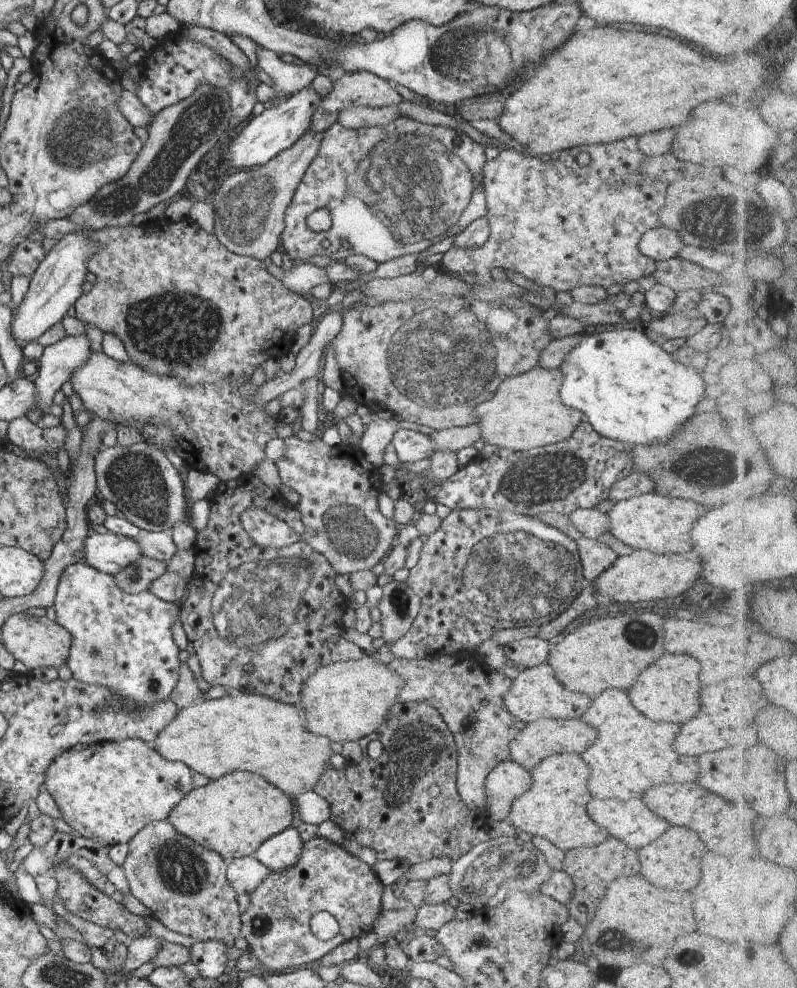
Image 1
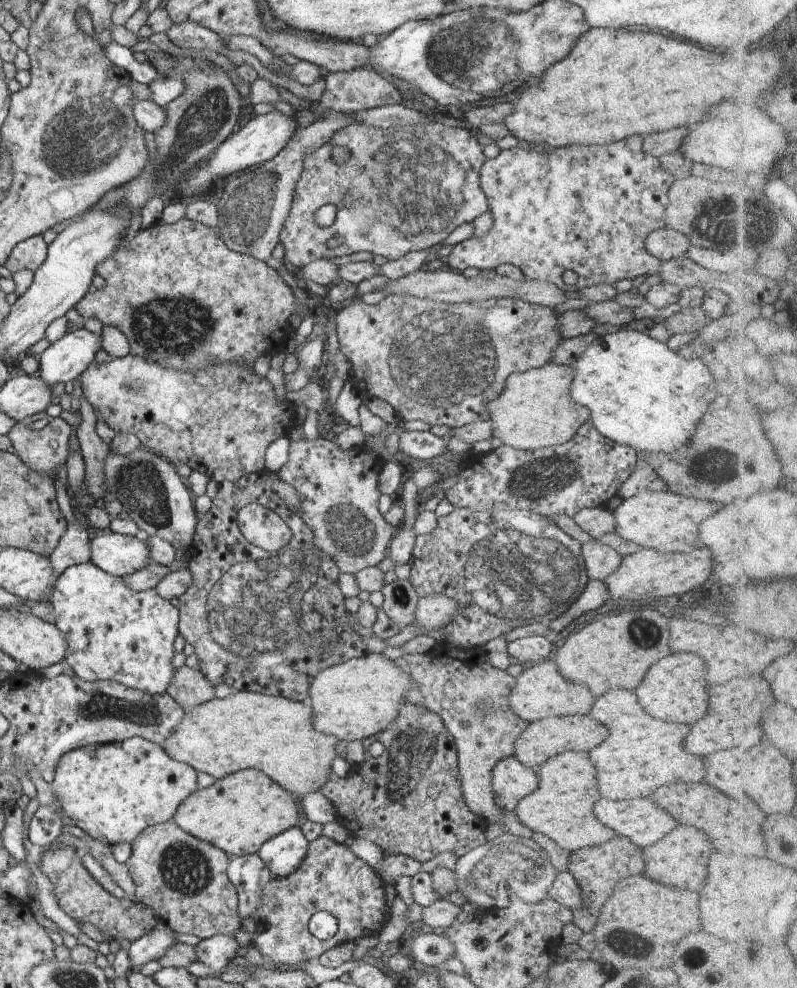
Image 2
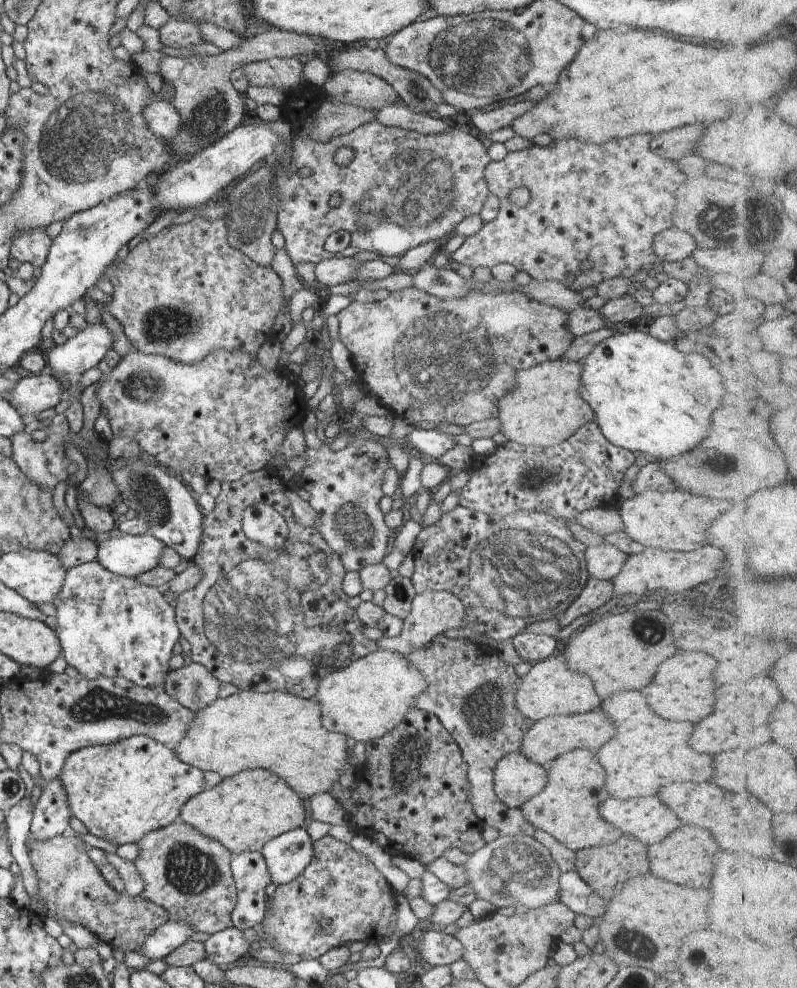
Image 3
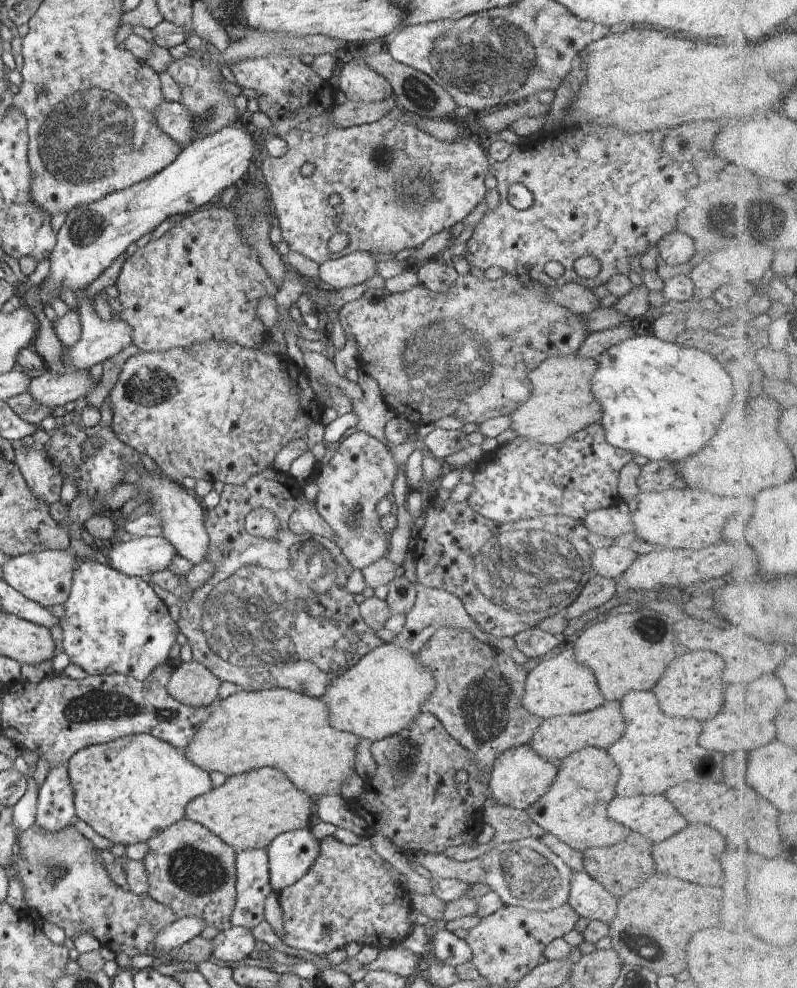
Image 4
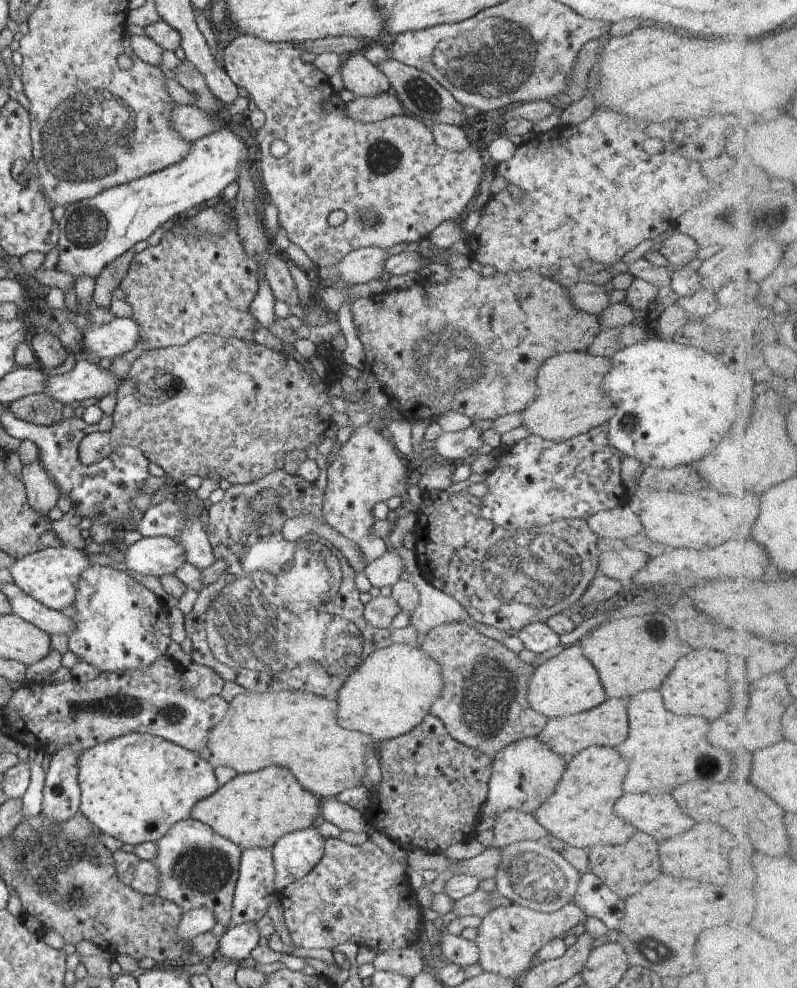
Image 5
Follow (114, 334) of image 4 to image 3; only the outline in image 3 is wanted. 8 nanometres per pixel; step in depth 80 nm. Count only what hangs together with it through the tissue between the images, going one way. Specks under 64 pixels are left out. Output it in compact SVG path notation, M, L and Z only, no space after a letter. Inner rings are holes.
M88 323L74 338L57 340L57 344L45 354L48 372L70 383L86 370L96 366L106 352L113 348L115 338L102 323Z

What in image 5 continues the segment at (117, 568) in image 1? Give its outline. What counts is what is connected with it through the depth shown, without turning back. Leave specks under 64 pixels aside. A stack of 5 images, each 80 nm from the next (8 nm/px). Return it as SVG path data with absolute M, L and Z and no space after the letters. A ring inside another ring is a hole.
M143 537L135 544L121 546L119 557L124 557L128 569L140 574L174 575L186 562L186 551L170 537Z

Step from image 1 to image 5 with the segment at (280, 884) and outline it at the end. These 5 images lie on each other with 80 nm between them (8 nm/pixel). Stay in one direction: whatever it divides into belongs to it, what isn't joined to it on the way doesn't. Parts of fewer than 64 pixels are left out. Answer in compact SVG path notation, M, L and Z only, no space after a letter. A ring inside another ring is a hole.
M370 838L361 845L341 839L327 839L322 860L306 876L277 894L285 910L285 923L294 944L304 948L326 947L334 950L341 944L354 943L376 952L393 951L415 944L424 928L425 921L420 911L422 906L410 885L404 864L383 852Z

